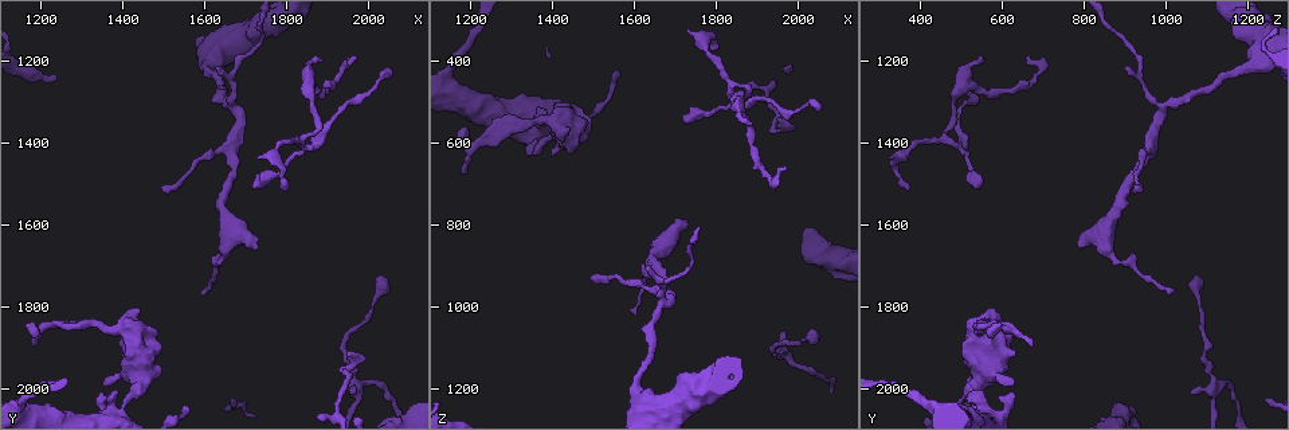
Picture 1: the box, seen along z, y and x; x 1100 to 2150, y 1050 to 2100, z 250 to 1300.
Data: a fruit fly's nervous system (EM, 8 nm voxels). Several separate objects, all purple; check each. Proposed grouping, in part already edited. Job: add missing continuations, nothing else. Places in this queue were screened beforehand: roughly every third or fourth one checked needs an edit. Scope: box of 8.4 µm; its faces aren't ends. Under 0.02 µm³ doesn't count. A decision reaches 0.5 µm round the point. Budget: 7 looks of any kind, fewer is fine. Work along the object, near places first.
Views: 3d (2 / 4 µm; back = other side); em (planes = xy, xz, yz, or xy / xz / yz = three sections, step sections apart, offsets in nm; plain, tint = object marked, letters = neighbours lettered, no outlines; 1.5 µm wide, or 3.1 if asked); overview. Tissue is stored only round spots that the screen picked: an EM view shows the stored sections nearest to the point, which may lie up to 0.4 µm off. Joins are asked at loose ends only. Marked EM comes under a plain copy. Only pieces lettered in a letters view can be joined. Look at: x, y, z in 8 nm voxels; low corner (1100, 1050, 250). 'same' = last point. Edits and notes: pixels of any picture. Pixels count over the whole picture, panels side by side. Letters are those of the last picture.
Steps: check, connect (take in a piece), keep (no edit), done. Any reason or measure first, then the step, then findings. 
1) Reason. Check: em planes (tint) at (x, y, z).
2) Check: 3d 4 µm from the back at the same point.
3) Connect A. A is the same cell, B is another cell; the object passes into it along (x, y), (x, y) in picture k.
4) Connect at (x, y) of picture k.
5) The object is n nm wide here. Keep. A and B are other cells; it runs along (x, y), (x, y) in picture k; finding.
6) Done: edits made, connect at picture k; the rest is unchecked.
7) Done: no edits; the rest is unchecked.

Branch stops here. Check: 3d 2 µm at (1795, 1510, 375).

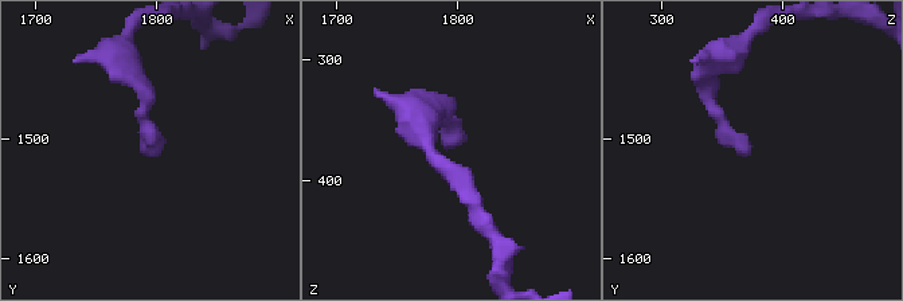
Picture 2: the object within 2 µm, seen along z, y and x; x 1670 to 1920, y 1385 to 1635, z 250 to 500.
Shape alone is not enough. Check: em planes (letters) at (1794, 1516, 374).

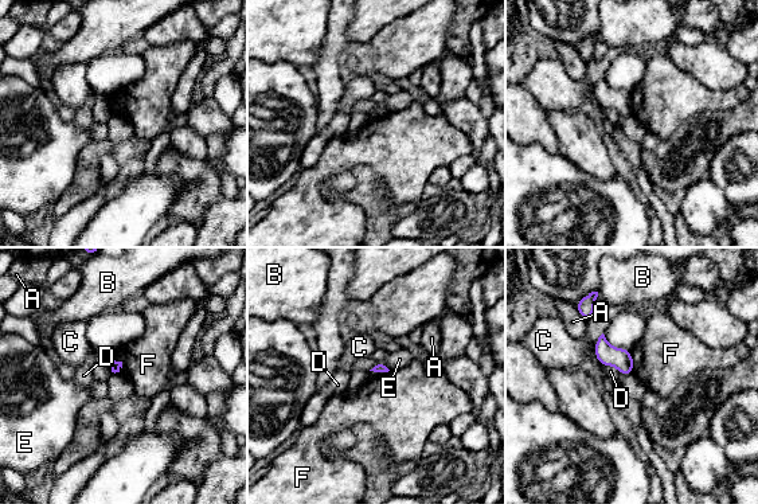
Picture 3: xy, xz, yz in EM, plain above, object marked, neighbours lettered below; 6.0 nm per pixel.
Keep. A, B, C, D, E and F are other cells; a border runs along (121, 362), (122, 367) in picture 3; none of them fits.

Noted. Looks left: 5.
Free end. Check: 3d 2 µm at (1975, 1185, 660).

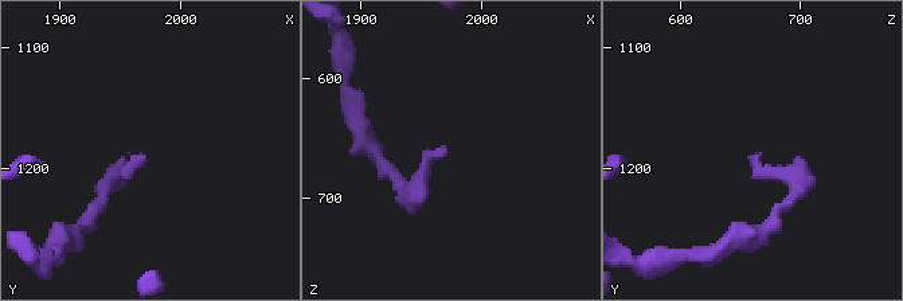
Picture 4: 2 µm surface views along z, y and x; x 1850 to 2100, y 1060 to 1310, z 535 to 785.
Check: em planes (tint) at (1974, 1192, 660).

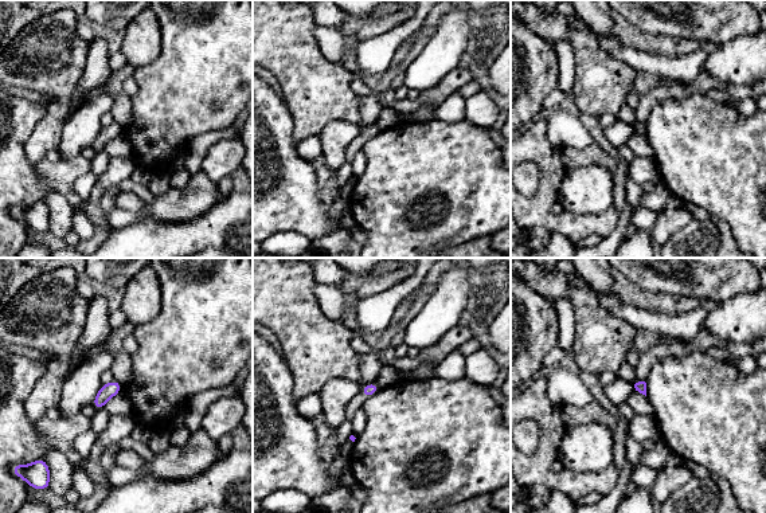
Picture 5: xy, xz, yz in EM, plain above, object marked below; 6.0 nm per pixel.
See the neighbours. Check: em planes (letters) at the same point.

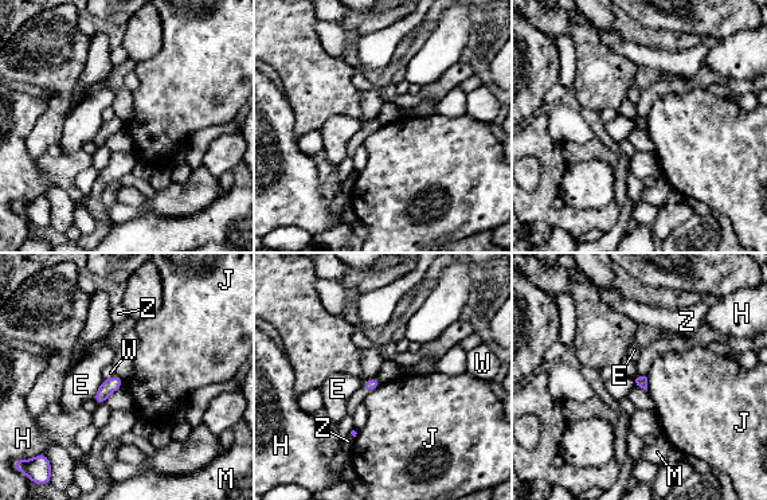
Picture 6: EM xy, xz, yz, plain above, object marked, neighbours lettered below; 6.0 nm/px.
The longest contact is with E, 150 nm. Keep. E, H, J, M, W and Z are other cells; no lettered piece goes on from it.

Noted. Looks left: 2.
Done: no edits; the rest is unchecked.

